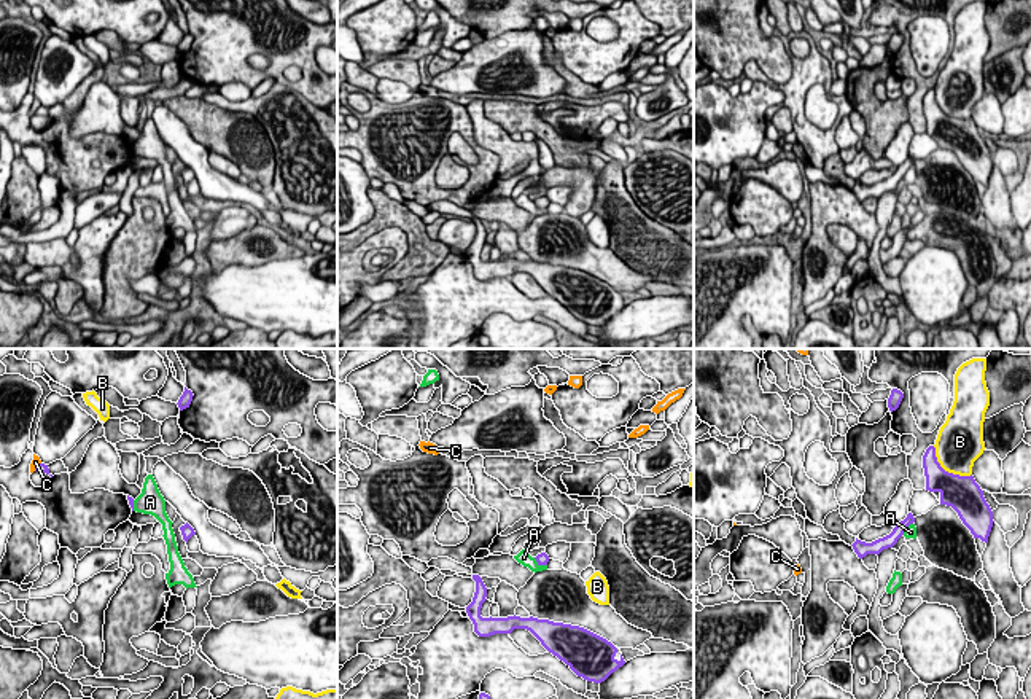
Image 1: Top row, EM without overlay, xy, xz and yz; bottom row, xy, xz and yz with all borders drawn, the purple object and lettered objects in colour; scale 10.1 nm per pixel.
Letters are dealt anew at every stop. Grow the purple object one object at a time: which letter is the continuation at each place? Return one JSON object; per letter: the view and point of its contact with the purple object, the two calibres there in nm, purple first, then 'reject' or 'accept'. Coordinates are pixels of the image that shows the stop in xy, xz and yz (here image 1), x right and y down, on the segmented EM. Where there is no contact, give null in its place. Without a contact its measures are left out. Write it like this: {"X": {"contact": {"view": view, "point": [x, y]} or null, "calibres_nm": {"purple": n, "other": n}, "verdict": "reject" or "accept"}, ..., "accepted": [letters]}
{"A": {"contact": {"view": "xz", "point": [540, 564]}, "calibres_nm": {"purple": 120, "other": 140}, "verdict": "reject"}, "B": {"contact": {"view": "yz", "point": [947, 472]}, "calibres_nm": {"purple": 340, "other": 440}, "verdict": "reject"}, "C": {"contact": {"view": "xy", "point": [37, 467]}, "calibres_nm": {"purple": 100, "other": 90}, "verdict": "reject"}, "accepted": []}

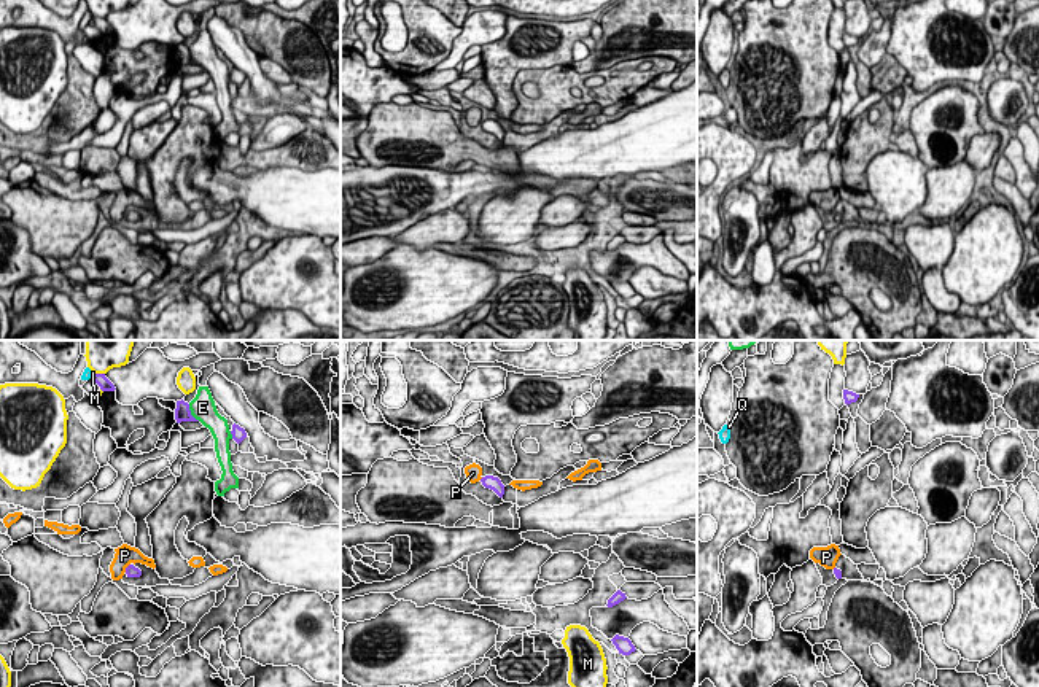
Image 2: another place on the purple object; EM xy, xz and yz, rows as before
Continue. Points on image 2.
{"E": {"contact": {"view": "xy", "point": [190, 414]}, "calibres_nm": {"purple": 160, "other": 260}, "verdict": "reject"}, "M": {"contact": {"view": "xy", "point": [99, 374]}, "calibres_nm": {"purple": 130, "other": 380}, "verdict": "reject"}, "P": {"contact": {"view": "xy", "point": [126, 568]}, "calibres_nm": {"purple": 120, "other": 200}, "verdict": "reject"}, "Q": {"contact": {"view": "xy", "point": [91, 376]}, "calibres_nm": {"purple": 130, "other": 90}, "verdict": "reject"}, "accepted": []}

